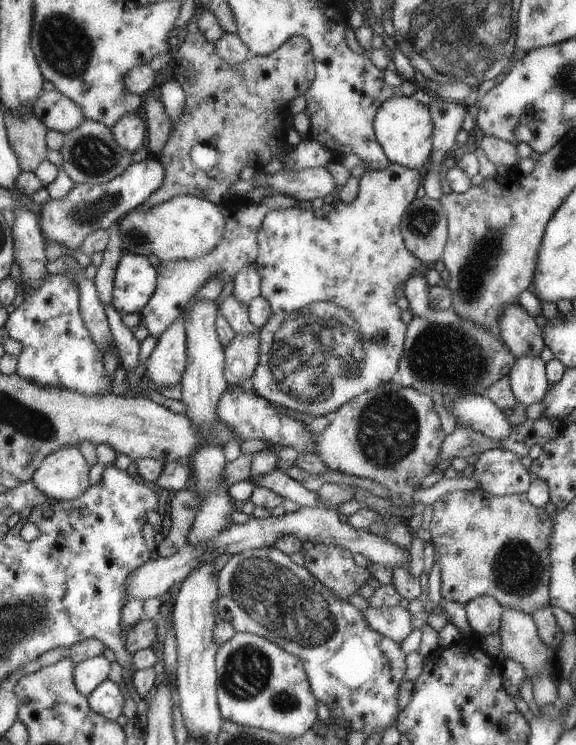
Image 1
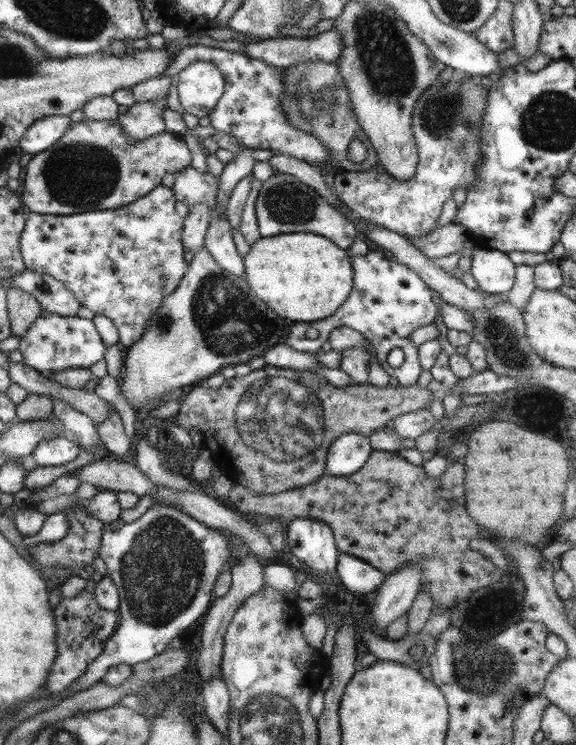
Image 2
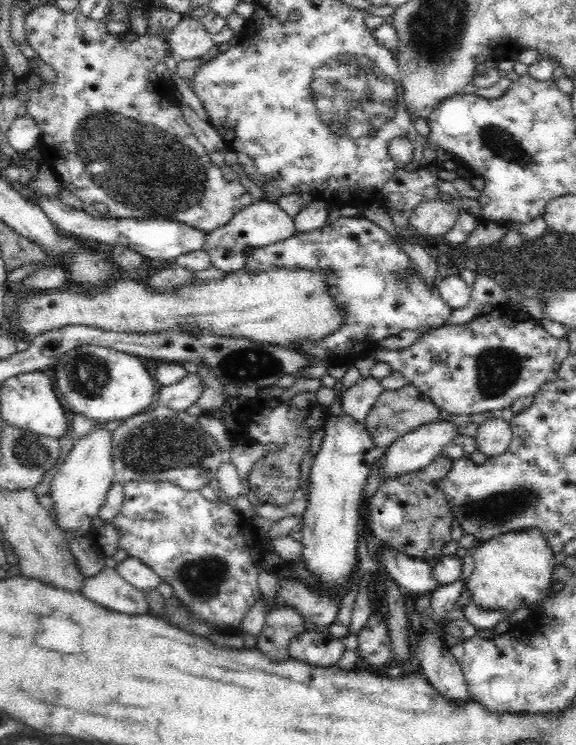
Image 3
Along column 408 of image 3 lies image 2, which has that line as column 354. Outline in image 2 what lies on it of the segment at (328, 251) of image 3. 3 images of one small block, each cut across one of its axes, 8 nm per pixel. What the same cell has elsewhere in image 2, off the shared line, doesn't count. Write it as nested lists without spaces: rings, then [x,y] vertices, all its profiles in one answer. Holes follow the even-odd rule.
[[[368,251],[365,255],[352,257],[354,262],[354,285],[345,301],[335,313],[322,321],[299,322],[291,324],[285,346],[296,352],[314,354],[328,341],[332,329],[341,326],[355,330],[365,341],[375,348],[374,354],[379,365],[389,377],[394,377],[399,386],[411,386],[418,381],[422,368],[418,362],[418,349],[409,342],[411,333],[422,326],[433,323],[437,310],[431,302],[430,287],[402,263],[394,258],[383,257],[382,252]],[[391,348],[400,348],[404,360],[399,368],[391,368],[385,362]]]

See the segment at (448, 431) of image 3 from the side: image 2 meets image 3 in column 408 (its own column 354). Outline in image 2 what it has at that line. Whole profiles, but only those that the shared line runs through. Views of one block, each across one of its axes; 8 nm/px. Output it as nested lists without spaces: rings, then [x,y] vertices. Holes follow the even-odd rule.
[[[343,434],[331,442],[325,452],[325,475],[349,476],[357,472],[372,451],[368,438],[359,434]]]

